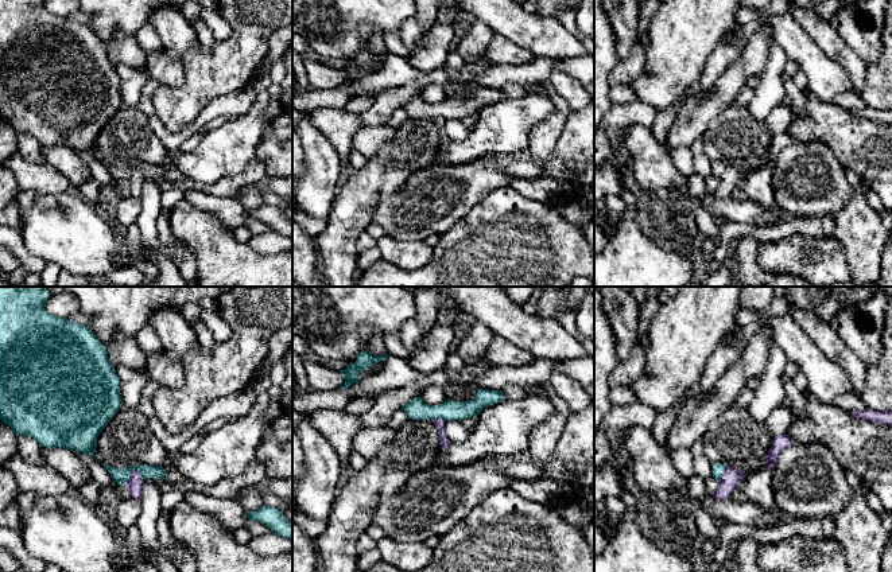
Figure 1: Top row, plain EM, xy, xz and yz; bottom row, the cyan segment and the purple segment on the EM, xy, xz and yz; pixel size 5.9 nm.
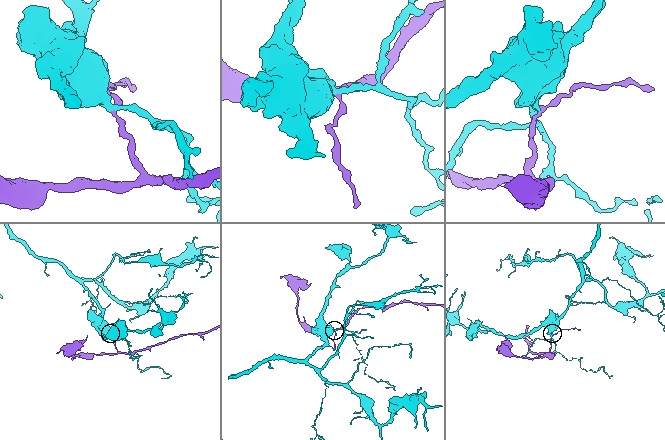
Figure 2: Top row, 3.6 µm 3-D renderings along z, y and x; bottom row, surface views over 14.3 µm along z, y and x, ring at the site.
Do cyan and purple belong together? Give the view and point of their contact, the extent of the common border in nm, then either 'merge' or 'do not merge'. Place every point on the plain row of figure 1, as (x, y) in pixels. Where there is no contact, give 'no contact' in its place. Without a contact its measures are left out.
meets cyan in xy at (132, 171); contact 130 nm long; do not merge

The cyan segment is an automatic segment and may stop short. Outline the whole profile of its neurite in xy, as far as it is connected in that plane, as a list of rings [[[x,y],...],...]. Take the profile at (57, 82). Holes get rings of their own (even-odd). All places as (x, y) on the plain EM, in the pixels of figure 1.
[[[0,0],[0,118],[11,125],[16,135],[28,133],[42,145],[63,145],[73,151],[89,152],[94,156],[98,133],[123,105],[120,77],[108,57],[106,46],[92,31],[90,26],[51,13],[46,9],[44,3],[46,0]]]

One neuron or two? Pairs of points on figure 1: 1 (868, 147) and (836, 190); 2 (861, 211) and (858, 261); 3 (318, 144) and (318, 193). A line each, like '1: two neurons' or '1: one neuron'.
1: two neurons
2: one neuron
3: one neuron

